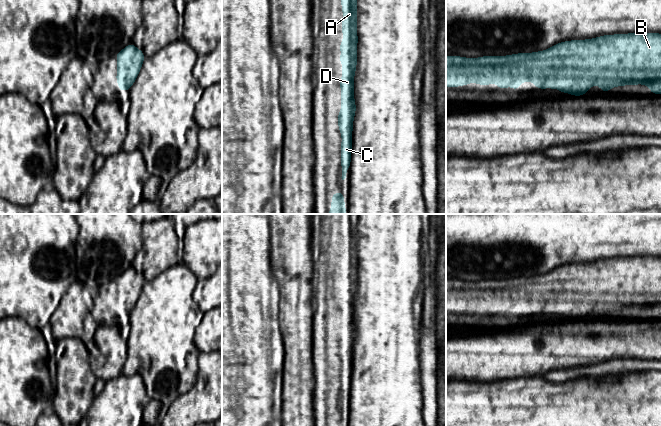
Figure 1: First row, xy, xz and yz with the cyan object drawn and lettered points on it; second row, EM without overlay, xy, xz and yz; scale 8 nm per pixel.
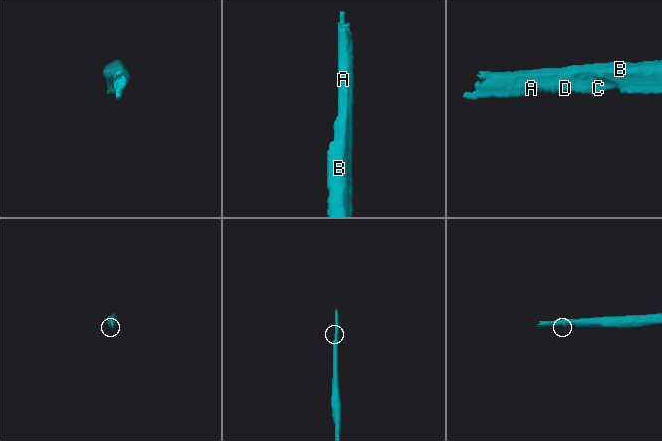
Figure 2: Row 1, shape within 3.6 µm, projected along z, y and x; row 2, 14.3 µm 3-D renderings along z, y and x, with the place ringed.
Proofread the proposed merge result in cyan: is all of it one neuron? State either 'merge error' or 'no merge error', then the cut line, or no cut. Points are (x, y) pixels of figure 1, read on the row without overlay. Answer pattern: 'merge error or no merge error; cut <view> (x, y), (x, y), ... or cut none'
no merge error; cut none

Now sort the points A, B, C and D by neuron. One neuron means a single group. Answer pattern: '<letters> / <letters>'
A B C D

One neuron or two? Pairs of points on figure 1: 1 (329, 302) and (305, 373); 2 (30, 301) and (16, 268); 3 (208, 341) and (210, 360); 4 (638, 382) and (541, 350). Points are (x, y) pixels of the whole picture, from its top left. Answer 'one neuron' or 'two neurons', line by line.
1: two neurons
2: one neuron
3: two neurons
4: two neurons

